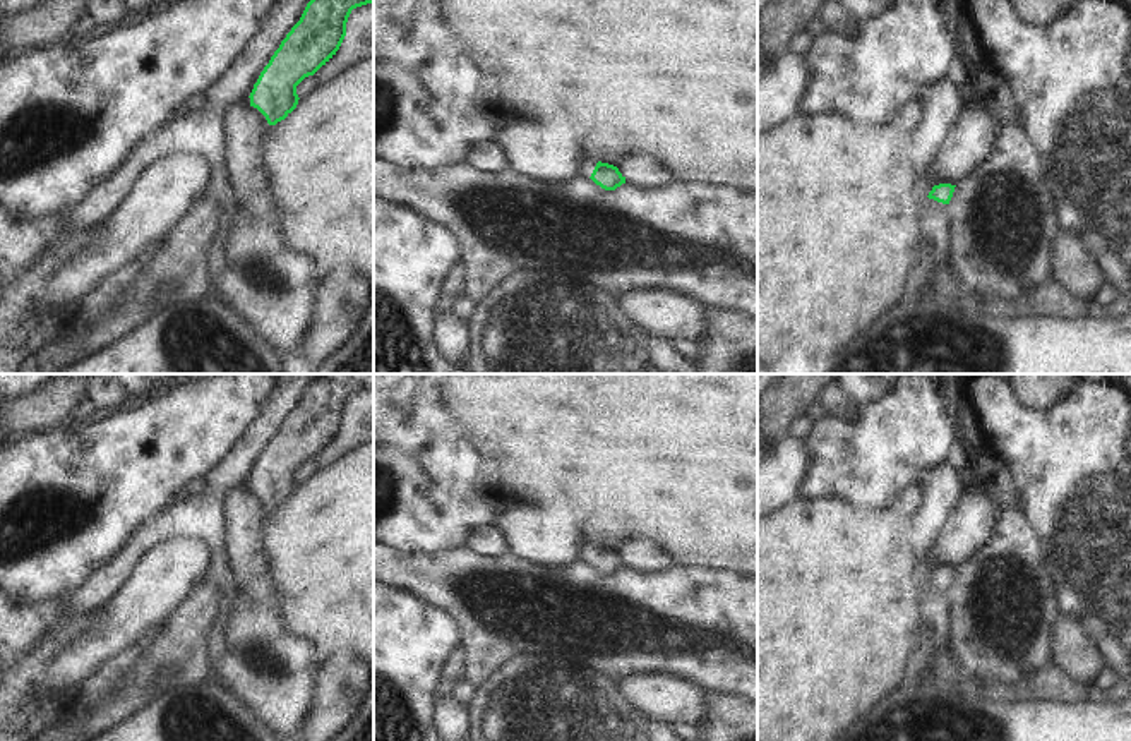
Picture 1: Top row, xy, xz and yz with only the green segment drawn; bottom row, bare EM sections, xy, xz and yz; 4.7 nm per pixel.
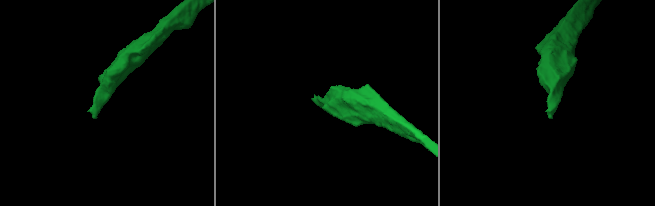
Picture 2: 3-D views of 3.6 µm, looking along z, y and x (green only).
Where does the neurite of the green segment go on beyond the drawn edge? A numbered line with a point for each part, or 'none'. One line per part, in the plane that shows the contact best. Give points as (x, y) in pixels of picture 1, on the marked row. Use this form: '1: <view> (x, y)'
1: yz (933, 216).

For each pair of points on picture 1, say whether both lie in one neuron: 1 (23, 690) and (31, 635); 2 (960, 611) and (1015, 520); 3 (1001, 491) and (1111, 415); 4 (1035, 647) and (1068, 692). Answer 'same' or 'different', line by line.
1: same
2: same
3: different
4: different

